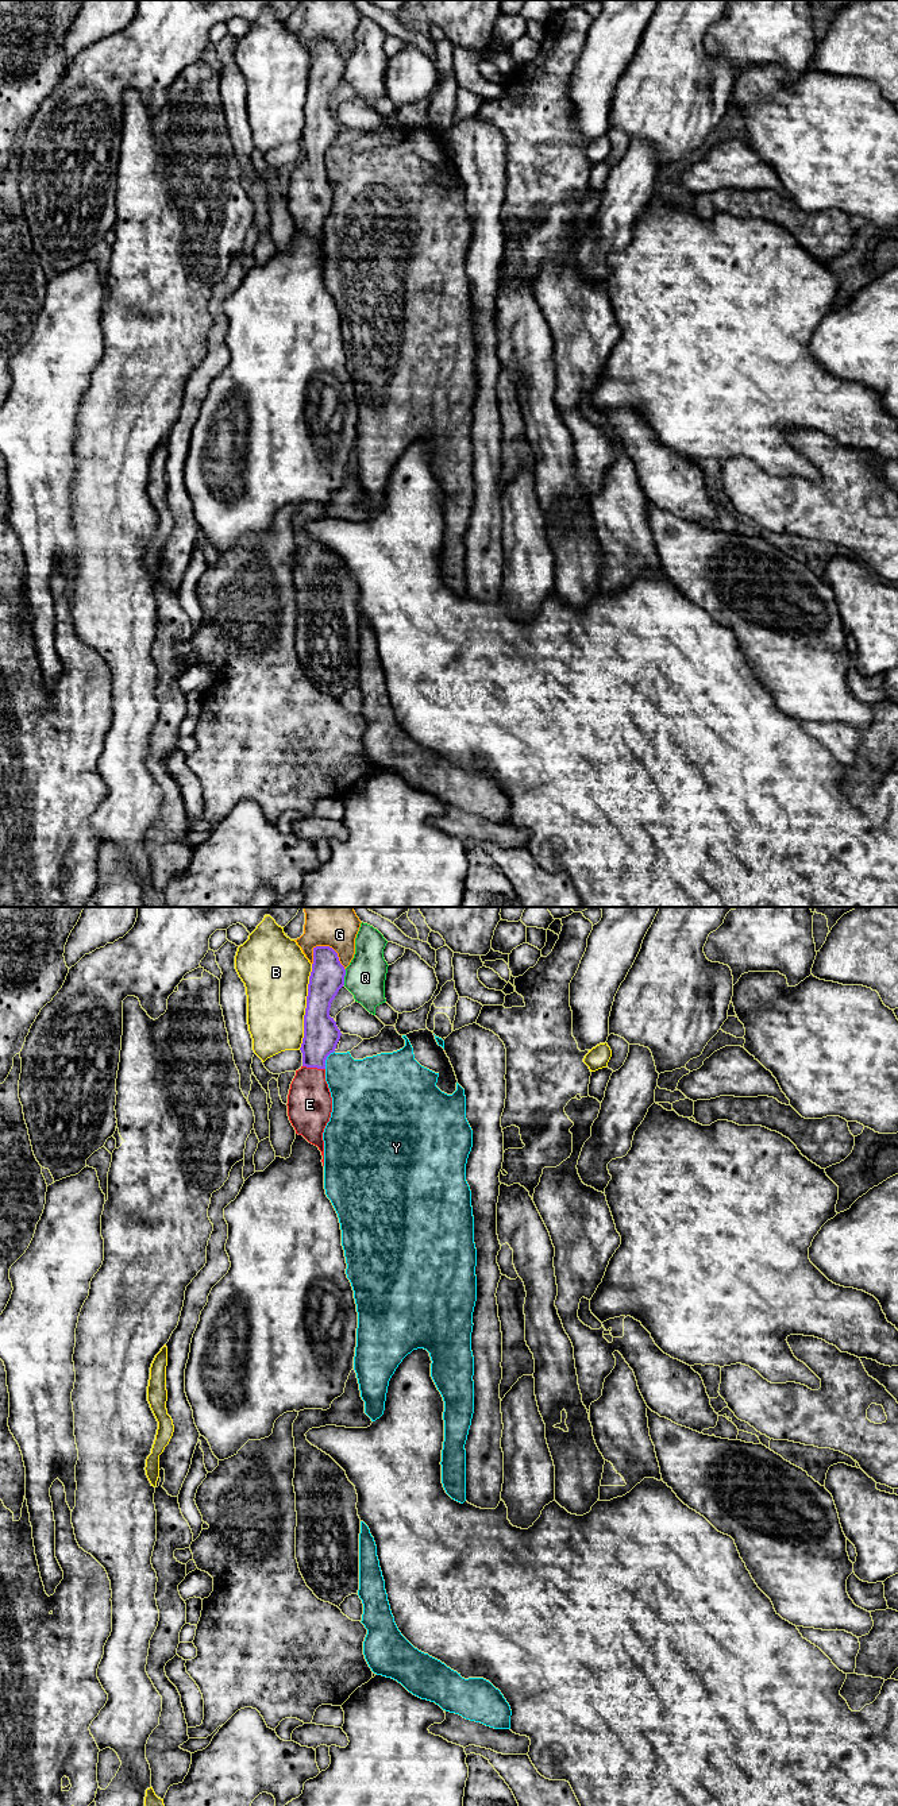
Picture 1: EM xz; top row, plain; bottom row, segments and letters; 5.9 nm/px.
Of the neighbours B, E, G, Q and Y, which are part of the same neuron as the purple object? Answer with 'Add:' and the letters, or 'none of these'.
Add: E

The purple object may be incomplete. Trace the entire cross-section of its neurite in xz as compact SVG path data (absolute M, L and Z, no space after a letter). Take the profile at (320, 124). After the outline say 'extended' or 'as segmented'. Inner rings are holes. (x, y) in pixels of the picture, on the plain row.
M329 39L313 40L301 136L302 159L296 163L288 188L288 209L296 227L319 240L324 259L323 225L332 205L325 174L325 153L335 144L340 123L329 109L331 96L344 78L346 62Z; extended

